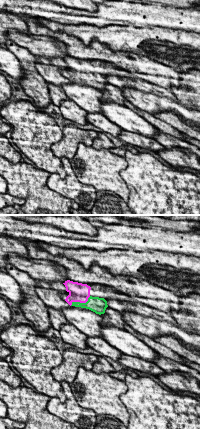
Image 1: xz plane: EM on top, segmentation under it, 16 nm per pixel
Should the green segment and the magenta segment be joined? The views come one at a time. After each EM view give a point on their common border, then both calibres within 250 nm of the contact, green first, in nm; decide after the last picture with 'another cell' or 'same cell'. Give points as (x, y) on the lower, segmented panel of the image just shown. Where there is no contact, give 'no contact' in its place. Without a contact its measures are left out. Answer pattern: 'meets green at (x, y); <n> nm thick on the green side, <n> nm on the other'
meets green at (79, 302); 240 nm thick on the green side, 320 nm on the other

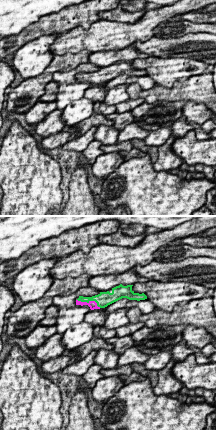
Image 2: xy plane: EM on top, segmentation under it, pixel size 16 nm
meets green at (88, 302); 240 nm thick on the green side, 130 nm on the other

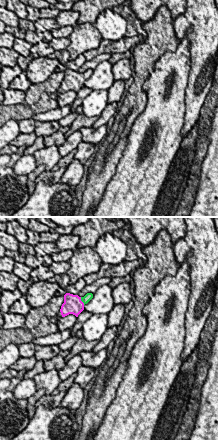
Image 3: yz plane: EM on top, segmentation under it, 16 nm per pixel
meets green at (81, 300); 120 nm thick on the green side, 300 nm on the other

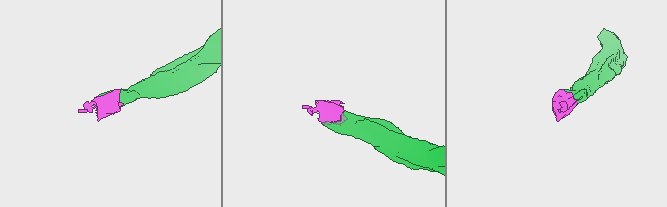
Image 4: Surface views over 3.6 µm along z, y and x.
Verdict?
same cell

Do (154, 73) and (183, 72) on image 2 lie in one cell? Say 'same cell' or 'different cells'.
same cell

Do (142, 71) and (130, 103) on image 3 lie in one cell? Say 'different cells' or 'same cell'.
same cell

